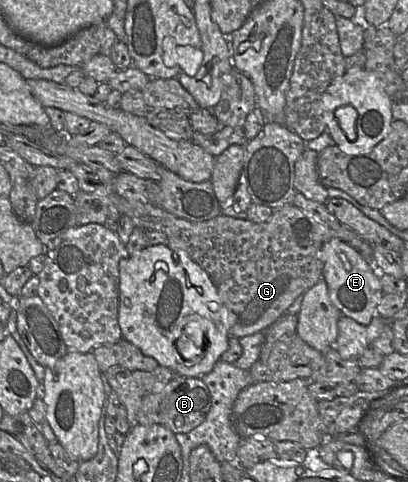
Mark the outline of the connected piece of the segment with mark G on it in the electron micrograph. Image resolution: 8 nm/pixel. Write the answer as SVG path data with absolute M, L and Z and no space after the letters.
M79 191L74 201L78 225L105 224L109 212L117 210L130 217L135 226L166 234L170 248L185 251L208 274L230 315L230 335L236 338L264 332L288 311L297 297L322 278L319 251L330 239L342 239L374 265L372 244L351 228L343 225L332 229L292 204L273 209L268 221L254 223L223 214L208 221L189 221L151 203L129 200L115 192Z

